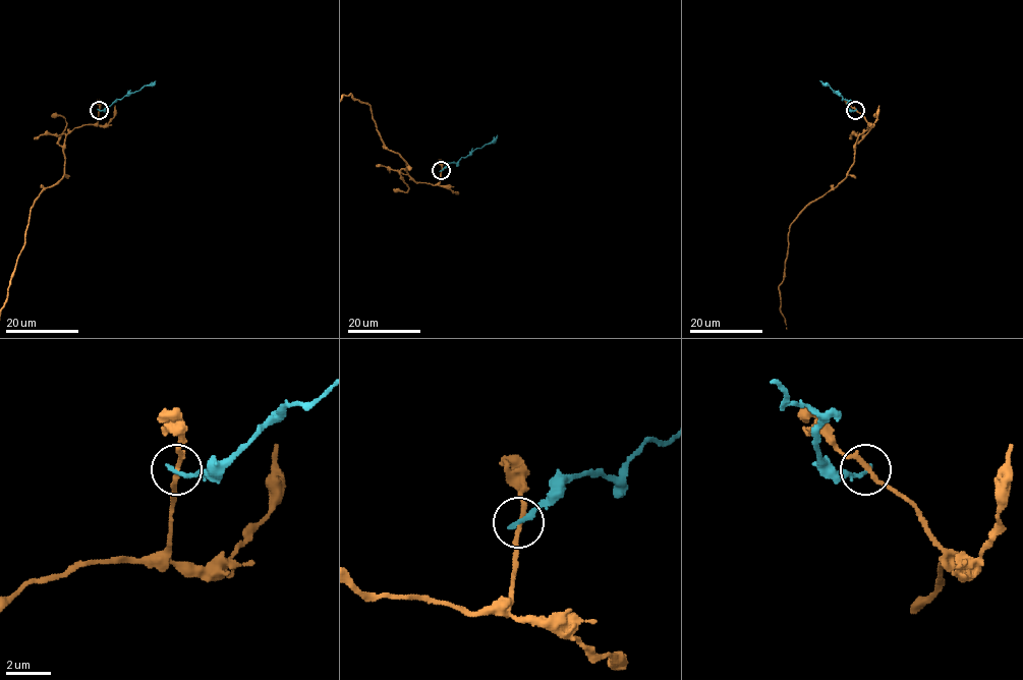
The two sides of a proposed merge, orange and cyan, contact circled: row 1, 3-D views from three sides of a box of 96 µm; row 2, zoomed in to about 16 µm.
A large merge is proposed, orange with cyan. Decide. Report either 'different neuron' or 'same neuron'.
different neuron

